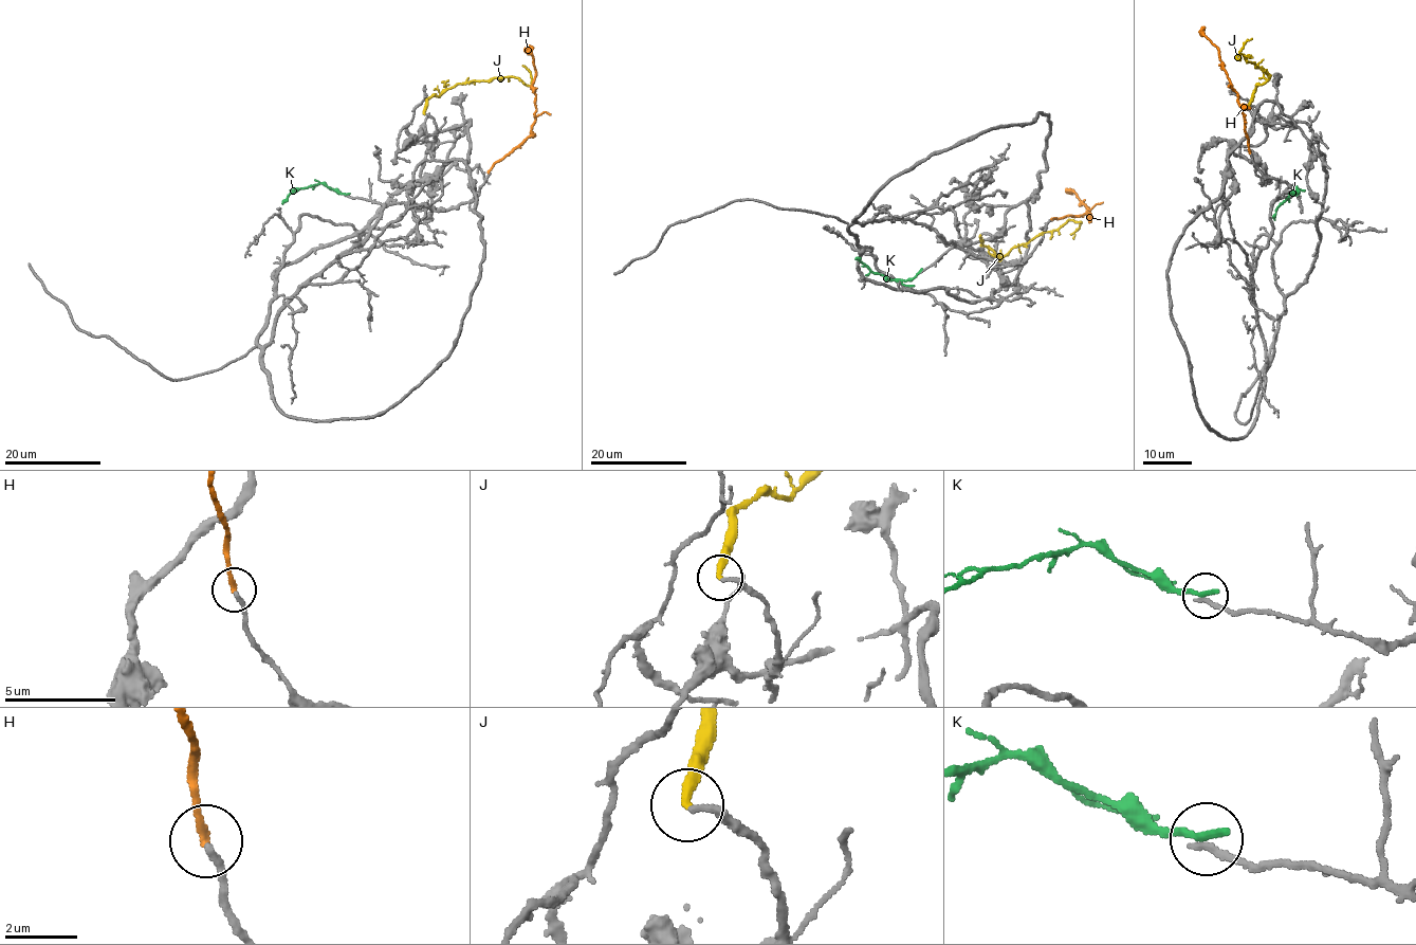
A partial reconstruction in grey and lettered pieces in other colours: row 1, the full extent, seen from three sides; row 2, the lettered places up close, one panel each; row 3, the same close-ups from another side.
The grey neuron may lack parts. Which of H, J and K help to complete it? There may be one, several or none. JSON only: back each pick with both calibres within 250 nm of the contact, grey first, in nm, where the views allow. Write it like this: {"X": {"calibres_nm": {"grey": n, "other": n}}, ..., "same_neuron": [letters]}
{"J": {"calibres_nm": {"grey": 190, "other": 280}}, "same_neuron": ["J"]}

